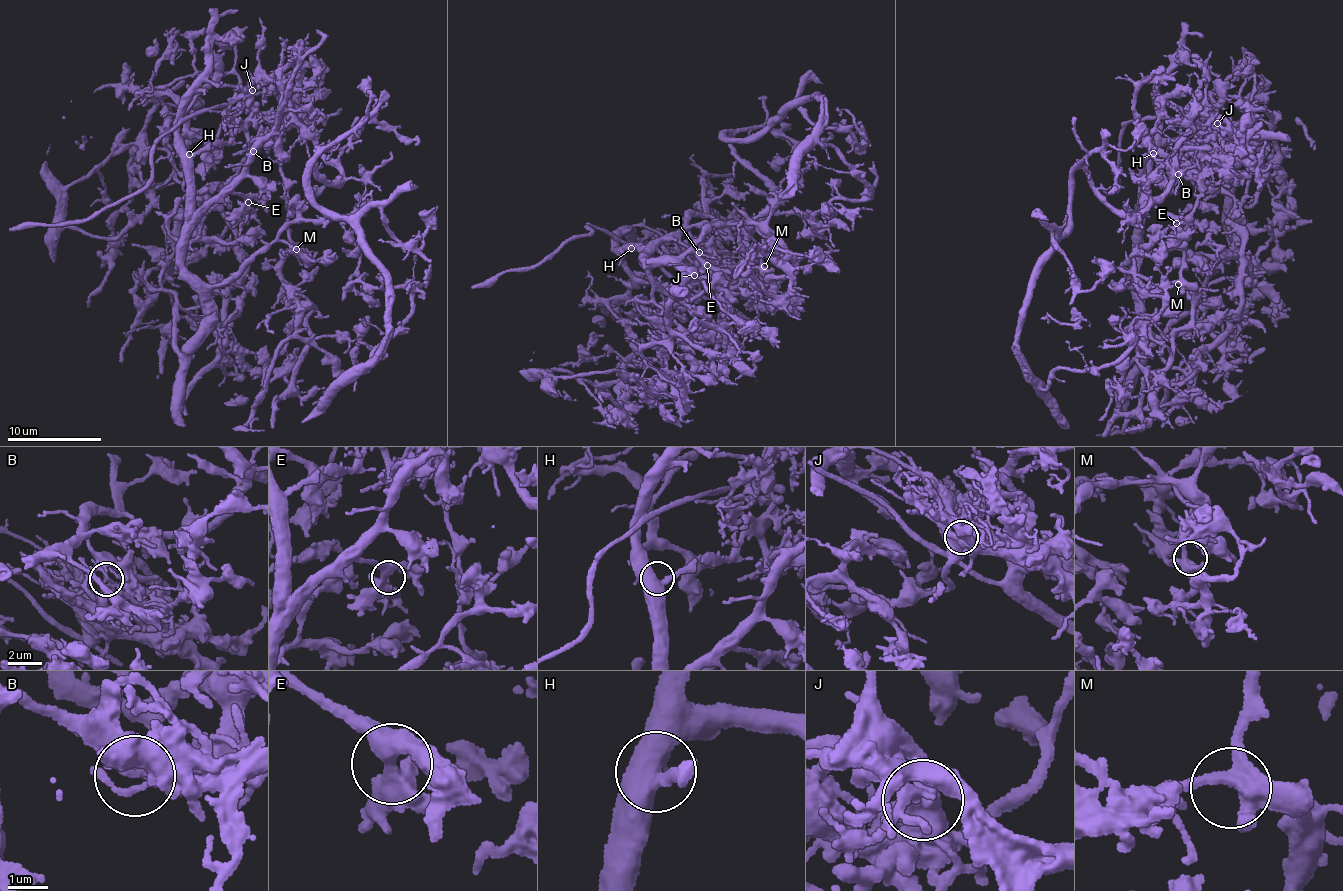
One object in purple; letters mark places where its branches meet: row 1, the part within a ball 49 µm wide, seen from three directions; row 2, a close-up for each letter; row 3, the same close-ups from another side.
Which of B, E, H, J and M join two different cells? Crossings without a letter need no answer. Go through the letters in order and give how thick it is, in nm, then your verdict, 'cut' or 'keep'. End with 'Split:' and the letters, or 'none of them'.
B: 170 nm thick; cut
E: 440 nm thick; keep
H: 440 nm thick; keep
J: 480 nm thick; cut
M: 400 nm thick; keep
Split: B, J

